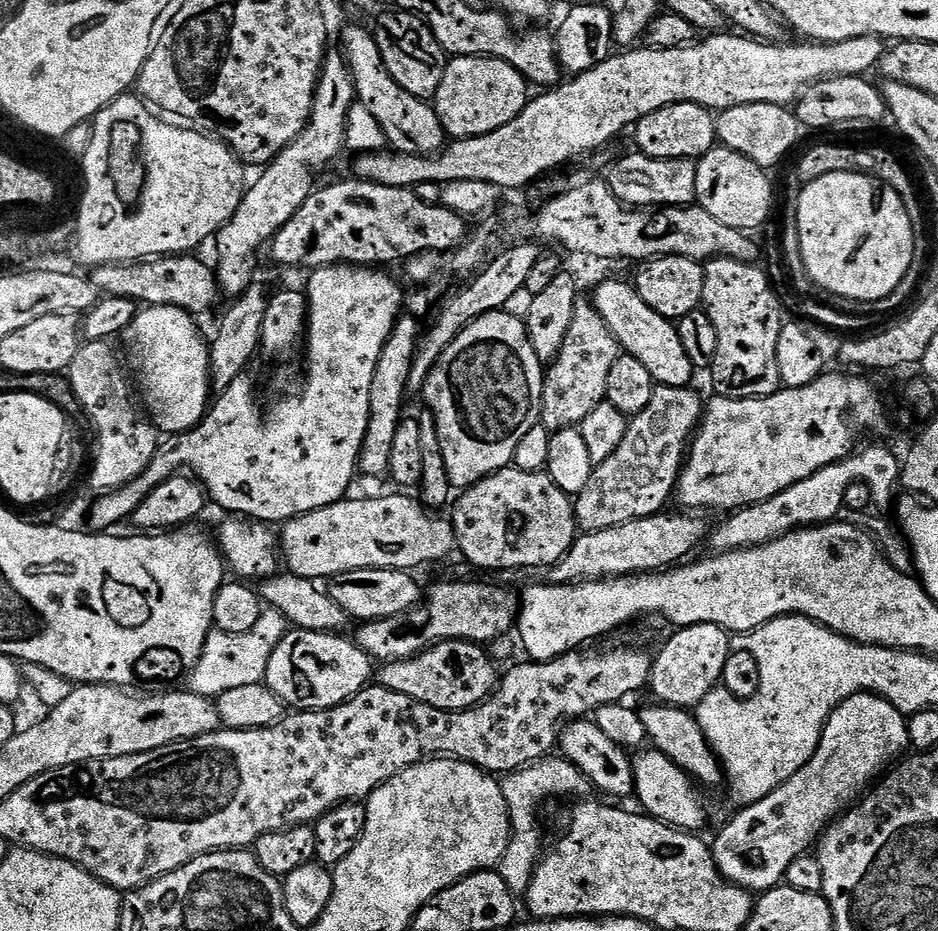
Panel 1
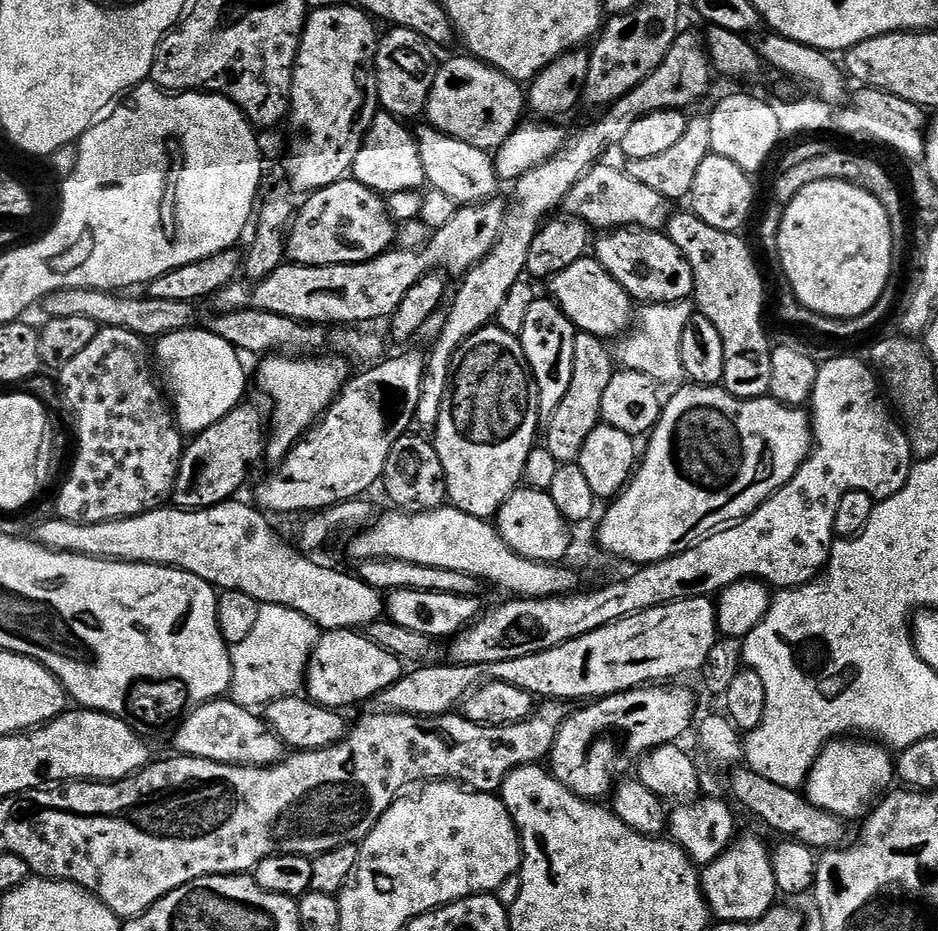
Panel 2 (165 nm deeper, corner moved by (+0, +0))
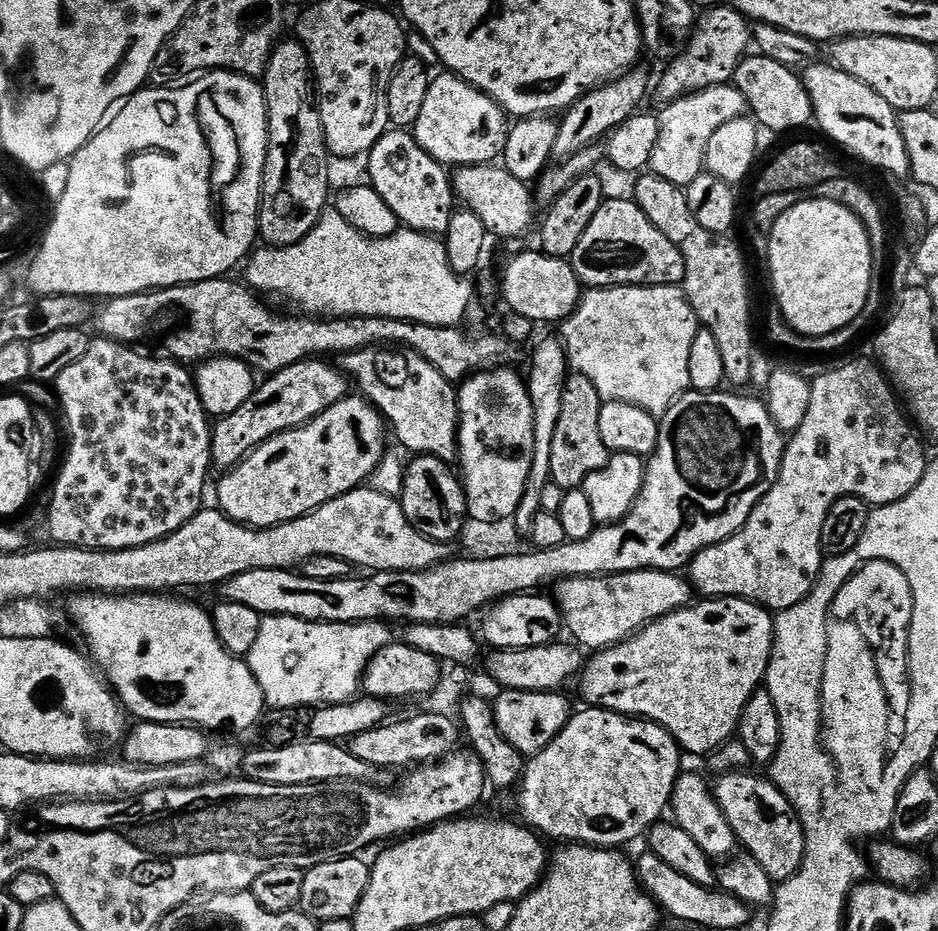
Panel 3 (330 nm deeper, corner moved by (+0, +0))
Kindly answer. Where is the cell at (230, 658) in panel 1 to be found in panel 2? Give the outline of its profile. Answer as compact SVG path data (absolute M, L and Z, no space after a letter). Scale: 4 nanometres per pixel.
M273 604L260 605L258 623L242 642L231 645L232 686L230 698L249 710L263 709L283 696L295 696L305 687L308 659L322 635L316 623L298 610Z

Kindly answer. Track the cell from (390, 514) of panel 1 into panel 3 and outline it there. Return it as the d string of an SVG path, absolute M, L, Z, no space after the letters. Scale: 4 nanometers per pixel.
M655 568L641 572L614 572L610 576L569 576L555 585L554 599L563 627L572 631L571 639L577 645L591 650L612 648L651 620L676 612L693 599L691 583L680 576L683 575L658 572Z

